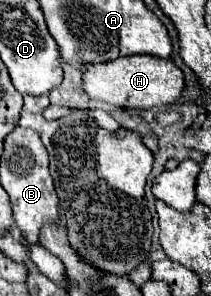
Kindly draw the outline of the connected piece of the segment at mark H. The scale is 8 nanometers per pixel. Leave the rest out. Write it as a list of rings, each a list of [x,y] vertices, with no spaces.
[[[129,55],[109,63],[87,65],[83,71],[83,87],[91,99],[99,99],[115,107],[153,109],[177,103],[185,89],[185,79],[183,71],[171,59],[161,59],[155,55]]]

